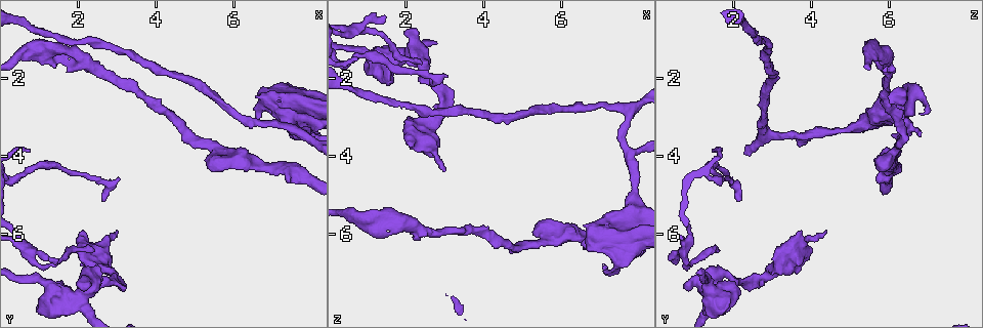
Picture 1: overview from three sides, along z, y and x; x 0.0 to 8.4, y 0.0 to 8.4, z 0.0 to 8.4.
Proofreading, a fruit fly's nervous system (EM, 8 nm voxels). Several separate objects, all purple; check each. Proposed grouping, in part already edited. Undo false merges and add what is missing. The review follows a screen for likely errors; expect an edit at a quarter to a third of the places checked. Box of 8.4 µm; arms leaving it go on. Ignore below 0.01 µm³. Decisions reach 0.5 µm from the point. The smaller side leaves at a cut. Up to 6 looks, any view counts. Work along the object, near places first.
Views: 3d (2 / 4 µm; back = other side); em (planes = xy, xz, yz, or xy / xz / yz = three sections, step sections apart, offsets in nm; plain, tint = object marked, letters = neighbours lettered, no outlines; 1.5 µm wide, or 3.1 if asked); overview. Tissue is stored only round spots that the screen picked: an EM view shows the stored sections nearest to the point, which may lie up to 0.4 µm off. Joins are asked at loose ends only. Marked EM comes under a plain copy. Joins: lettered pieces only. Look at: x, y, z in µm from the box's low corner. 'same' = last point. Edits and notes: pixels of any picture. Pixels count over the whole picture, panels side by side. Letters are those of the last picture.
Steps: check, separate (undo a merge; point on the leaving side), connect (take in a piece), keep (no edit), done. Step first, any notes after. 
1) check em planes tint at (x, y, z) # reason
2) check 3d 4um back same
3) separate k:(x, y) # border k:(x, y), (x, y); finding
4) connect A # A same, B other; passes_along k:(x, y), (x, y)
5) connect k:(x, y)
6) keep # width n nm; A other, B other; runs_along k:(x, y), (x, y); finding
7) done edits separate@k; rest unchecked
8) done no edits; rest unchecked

check 3d 4um at (7.70, 3.40, 3.95)

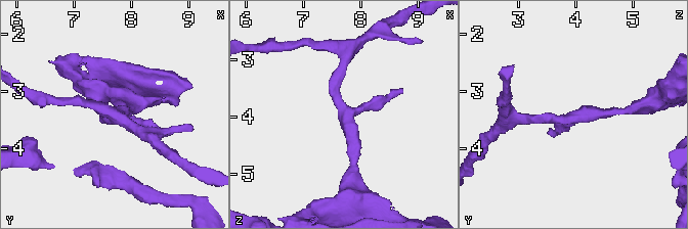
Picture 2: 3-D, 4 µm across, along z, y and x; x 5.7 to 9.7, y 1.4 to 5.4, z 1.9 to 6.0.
check em xz step 8 tint at (7.75, 3.45, 3.95)

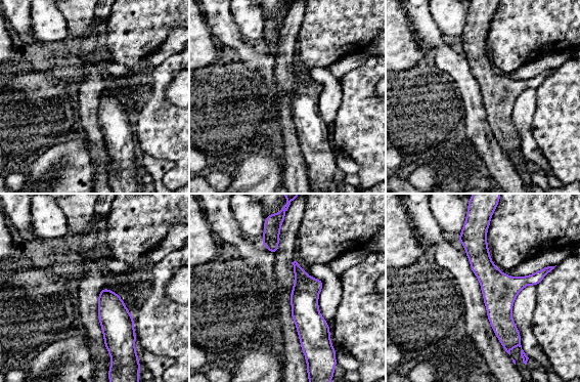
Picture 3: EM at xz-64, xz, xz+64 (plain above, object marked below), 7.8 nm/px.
check em xy step 8 letters same # another direction

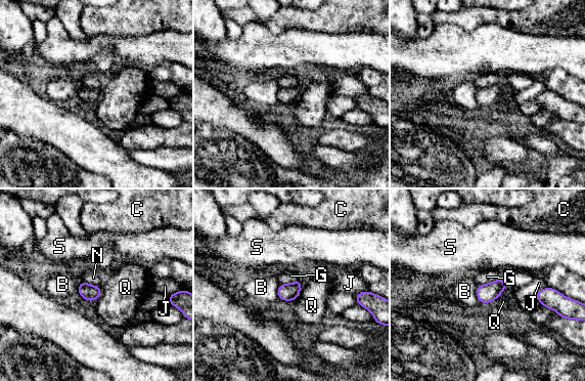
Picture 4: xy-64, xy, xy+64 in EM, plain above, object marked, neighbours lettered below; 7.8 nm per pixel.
keep # longest_contact G 200 nm; B other, C other, G other, J other, N other, Q other, S other; border 4:(547, 286), (540, 289), (534, 295); all the same neuron

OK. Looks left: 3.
check 3d 2um at (6.95, 2.65, 5.55)

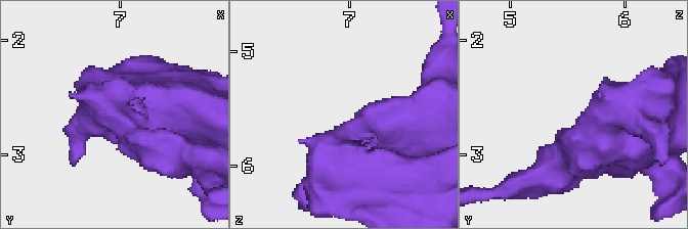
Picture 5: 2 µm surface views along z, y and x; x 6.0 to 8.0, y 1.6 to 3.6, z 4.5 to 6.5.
check em yz step 8 tint at (7.00, 2.64, 5.58) # shape alone is not enough

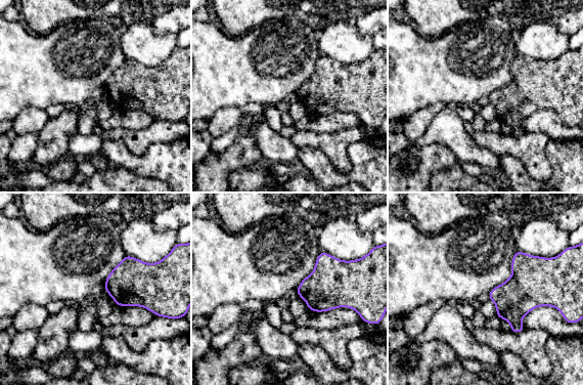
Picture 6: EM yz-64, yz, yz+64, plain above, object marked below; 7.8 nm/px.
check em planes letters same

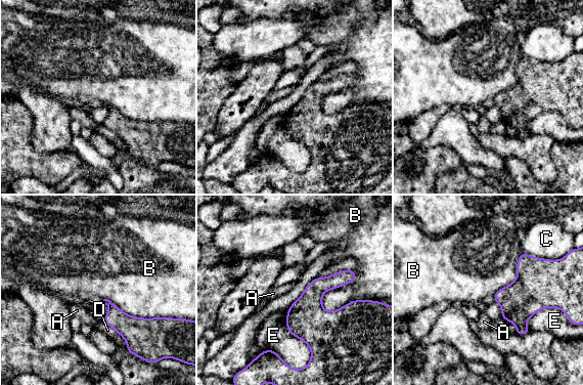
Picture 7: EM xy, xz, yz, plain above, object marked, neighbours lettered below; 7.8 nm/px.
keep # A other, B other, C other, D other, E other; border 7:(354, 270), (326, 311); none of them fits

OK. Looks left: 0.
done no edits; rest unchecked

